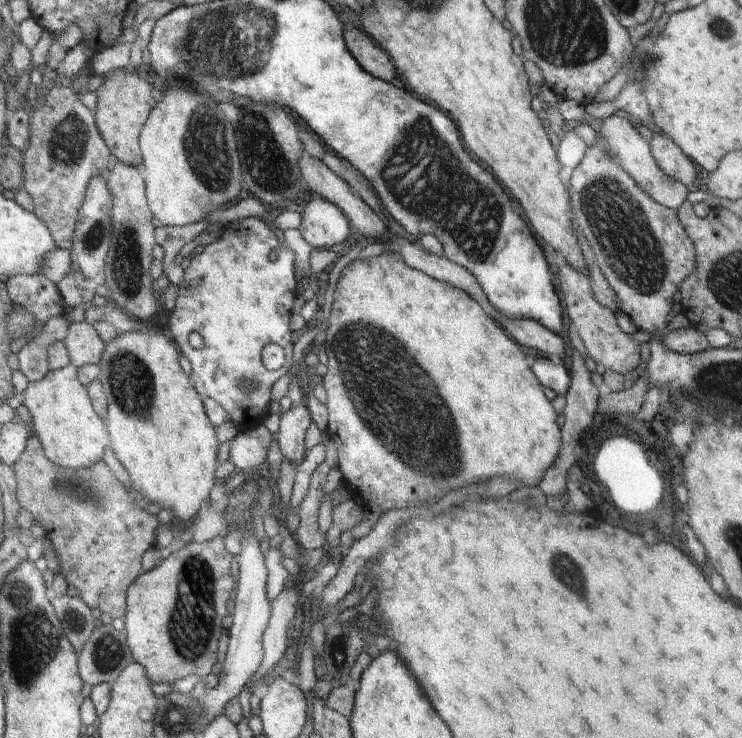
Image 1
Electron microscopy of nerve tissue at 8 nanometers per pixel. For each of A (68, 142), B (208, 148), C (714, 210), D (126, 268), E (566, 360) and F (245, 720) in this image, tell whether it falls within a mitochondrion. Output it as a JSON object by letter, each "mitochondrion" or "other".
{"A":"mitochondrion","B":"mitochondrion","C":"other","D":"mitochondrion","E":"other","F":"other"}

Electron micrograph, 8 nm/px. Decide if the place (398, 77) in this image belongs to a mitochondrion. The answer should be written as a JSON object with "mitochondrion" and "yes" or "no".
{"mitochondrion":"no"}

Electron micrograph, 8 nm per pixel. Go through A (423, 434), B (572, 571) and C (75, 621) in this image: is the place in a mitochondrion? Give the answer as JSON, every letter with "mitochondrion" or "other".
{"A":"mitochondrion","B":"mitochondrion","C":"mitochondrion"}

